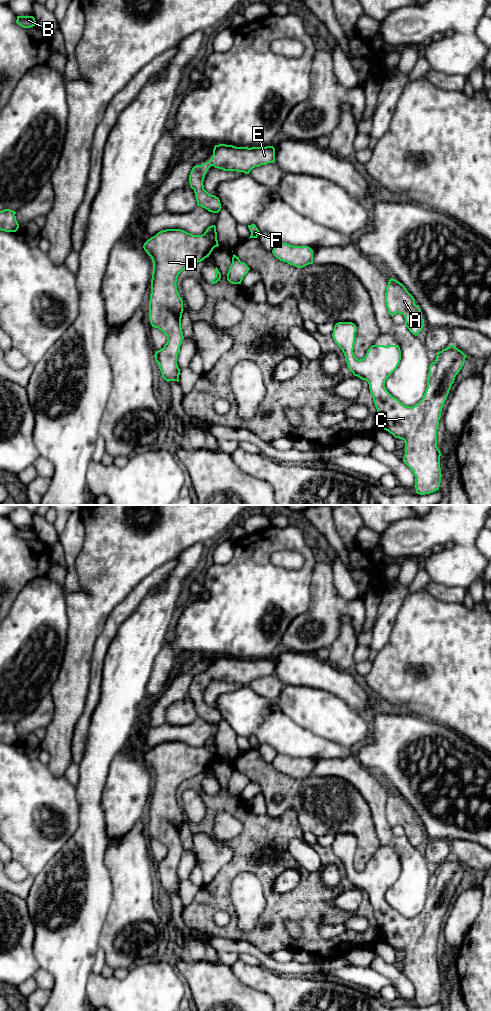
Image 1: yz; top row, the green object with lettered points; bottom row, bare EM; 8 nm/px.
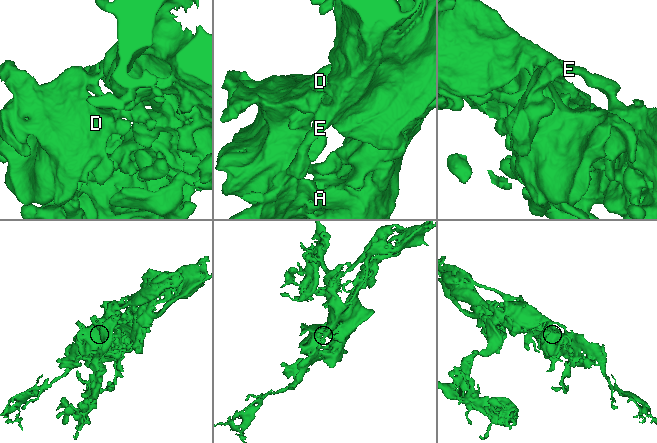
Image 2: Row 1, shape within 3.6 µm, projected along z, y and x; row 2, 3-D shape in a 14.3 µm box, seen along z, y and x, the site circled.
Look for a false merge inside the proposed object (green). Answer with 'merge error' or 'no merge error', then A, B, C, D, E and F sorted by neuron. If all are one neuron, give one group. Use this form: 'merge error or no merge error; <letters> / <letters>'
no merge error; A B C D E F

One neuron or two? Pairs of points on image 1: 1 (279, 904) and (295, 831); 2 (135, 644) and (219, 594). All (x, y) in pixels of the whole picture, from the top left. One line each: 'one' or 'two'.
1: one
2: two

